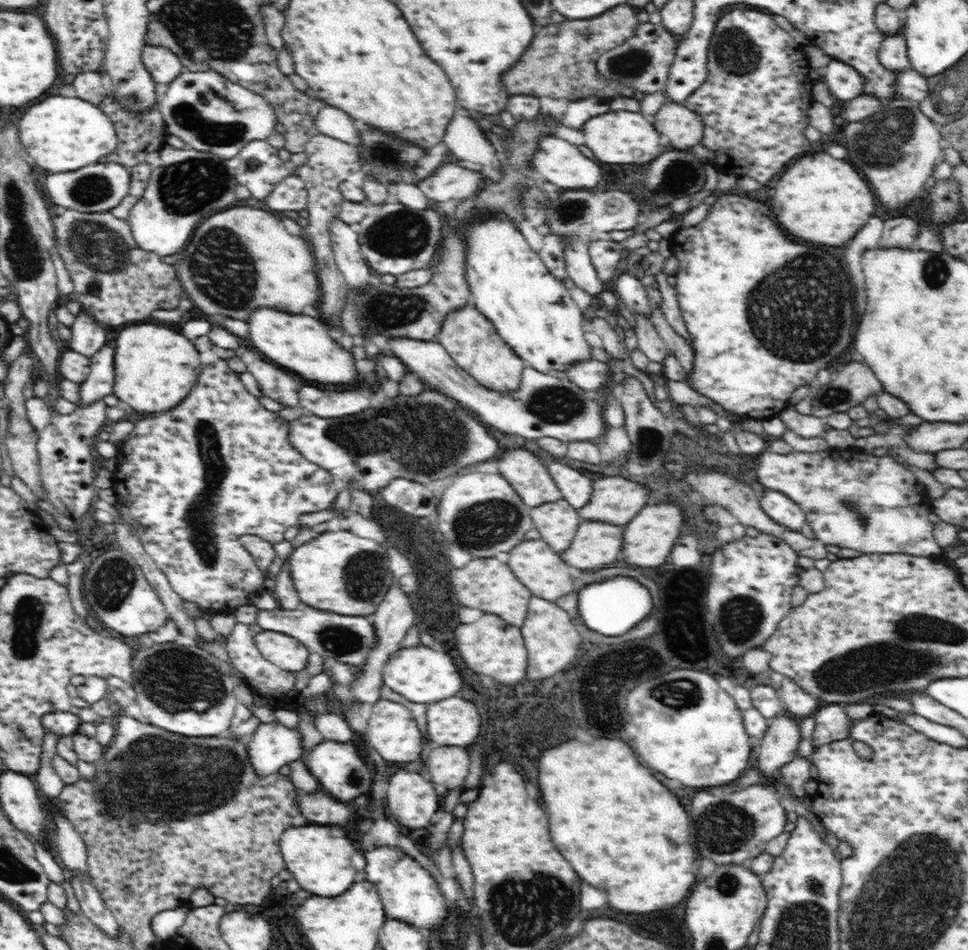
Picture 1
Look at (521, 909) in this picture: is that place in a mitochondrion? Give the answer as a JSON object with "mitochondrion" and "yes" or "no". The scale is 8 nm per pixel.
{"mitochondrion":"yes"}

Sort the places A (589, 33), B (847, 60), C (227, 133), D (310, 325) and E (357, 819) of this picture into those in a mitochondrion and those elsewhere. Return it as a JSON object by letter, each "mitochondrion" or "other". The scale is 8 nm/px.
{"A":"mitochondrion","B":"other","C":"mitochondrion","D":"other","E":"other"}

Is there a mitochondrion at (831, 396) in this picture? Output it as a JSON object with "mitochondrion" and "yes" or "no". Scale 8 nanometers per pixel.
{"mitochondrion":"yes"}

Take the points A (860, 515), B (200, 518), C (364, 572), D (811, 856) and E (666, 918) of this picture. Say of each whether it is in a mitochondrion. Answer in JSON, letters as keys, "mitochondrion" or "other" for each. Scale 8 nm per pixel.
{"A":"mitochondrion","B":"mitochondrion","C":"mitochondrion","D":"other","E":"other"}

